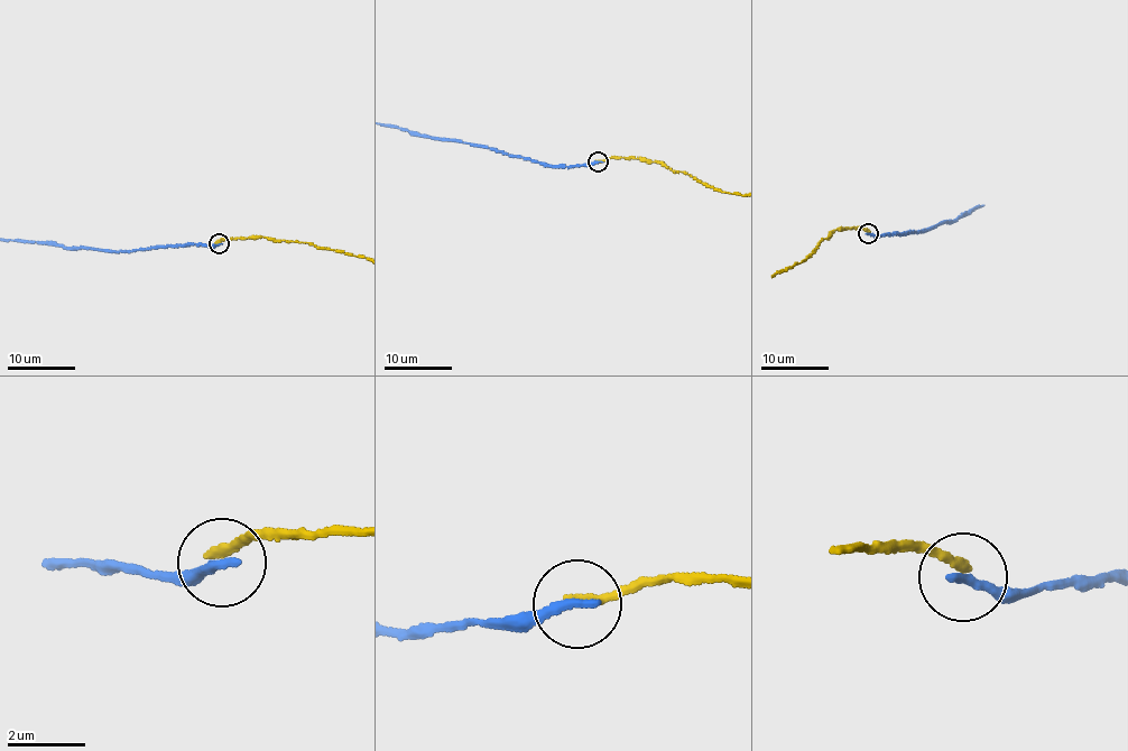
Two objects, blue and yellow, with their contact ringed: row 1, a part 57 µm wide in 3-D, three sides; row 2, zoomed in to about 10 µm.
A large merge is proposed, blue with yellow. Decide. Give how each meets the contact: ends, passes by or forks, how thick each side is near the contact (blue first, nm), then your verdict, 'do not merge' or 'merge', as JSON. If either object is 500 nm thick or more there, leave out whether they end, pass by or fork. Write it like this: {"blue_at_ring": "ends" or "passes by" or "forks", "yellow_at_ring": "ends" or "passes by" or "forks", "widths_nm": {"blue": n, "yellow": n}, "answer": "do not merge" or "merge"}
{"blue_at_ring": "ends", "yellow_at_ring": "ends", "widths_nm": {"blue": 280, "yellow": 240}, "answer": "do not merge"}

